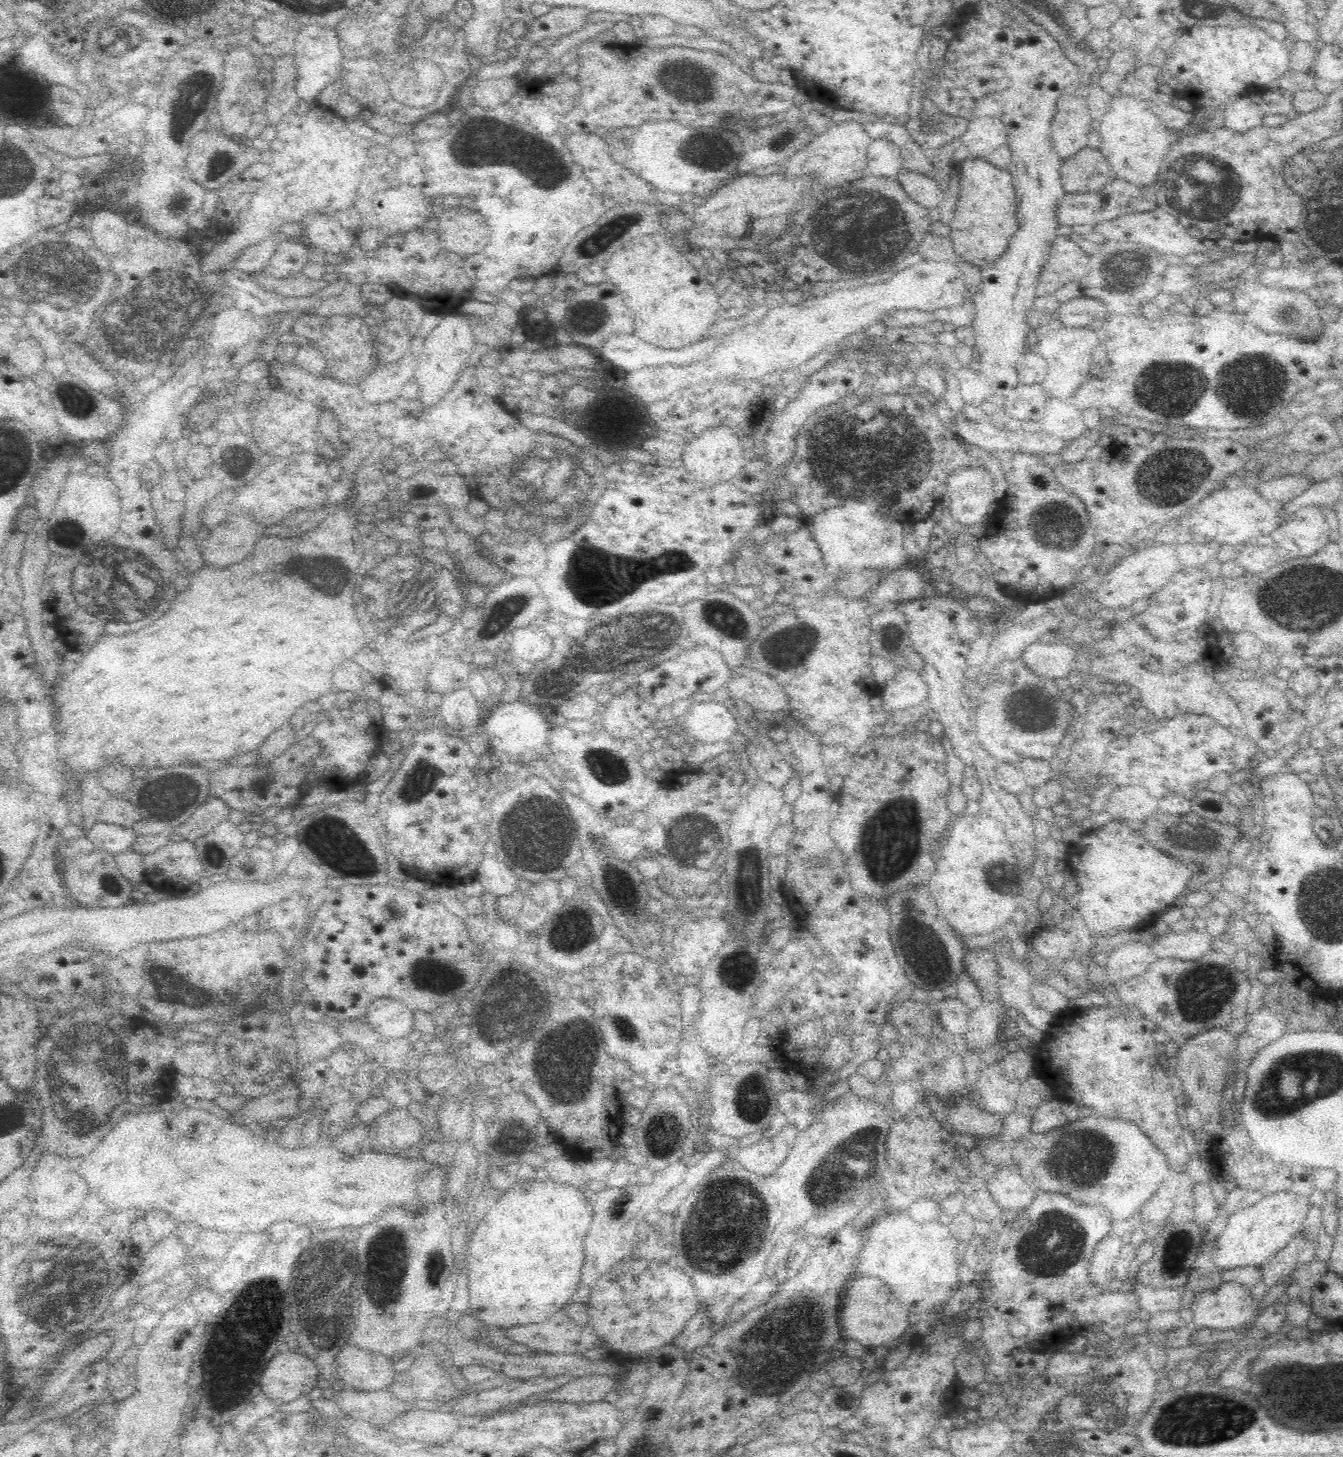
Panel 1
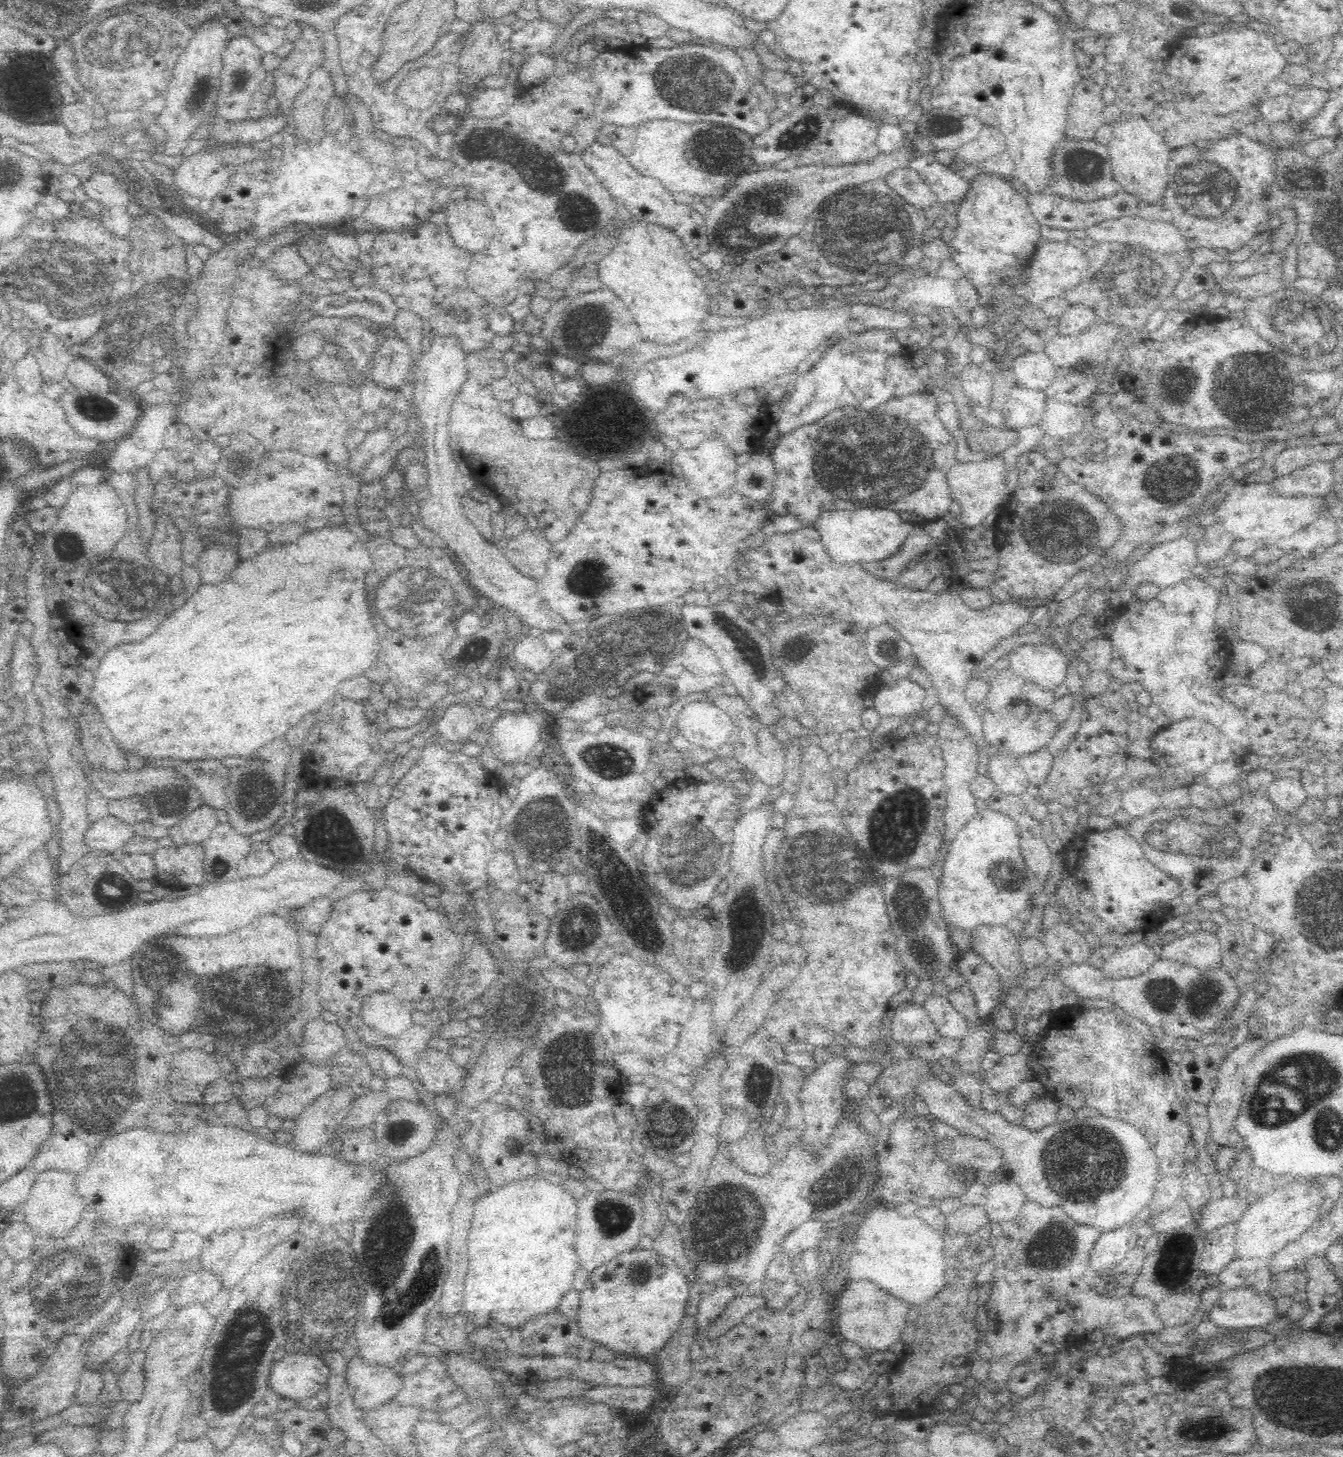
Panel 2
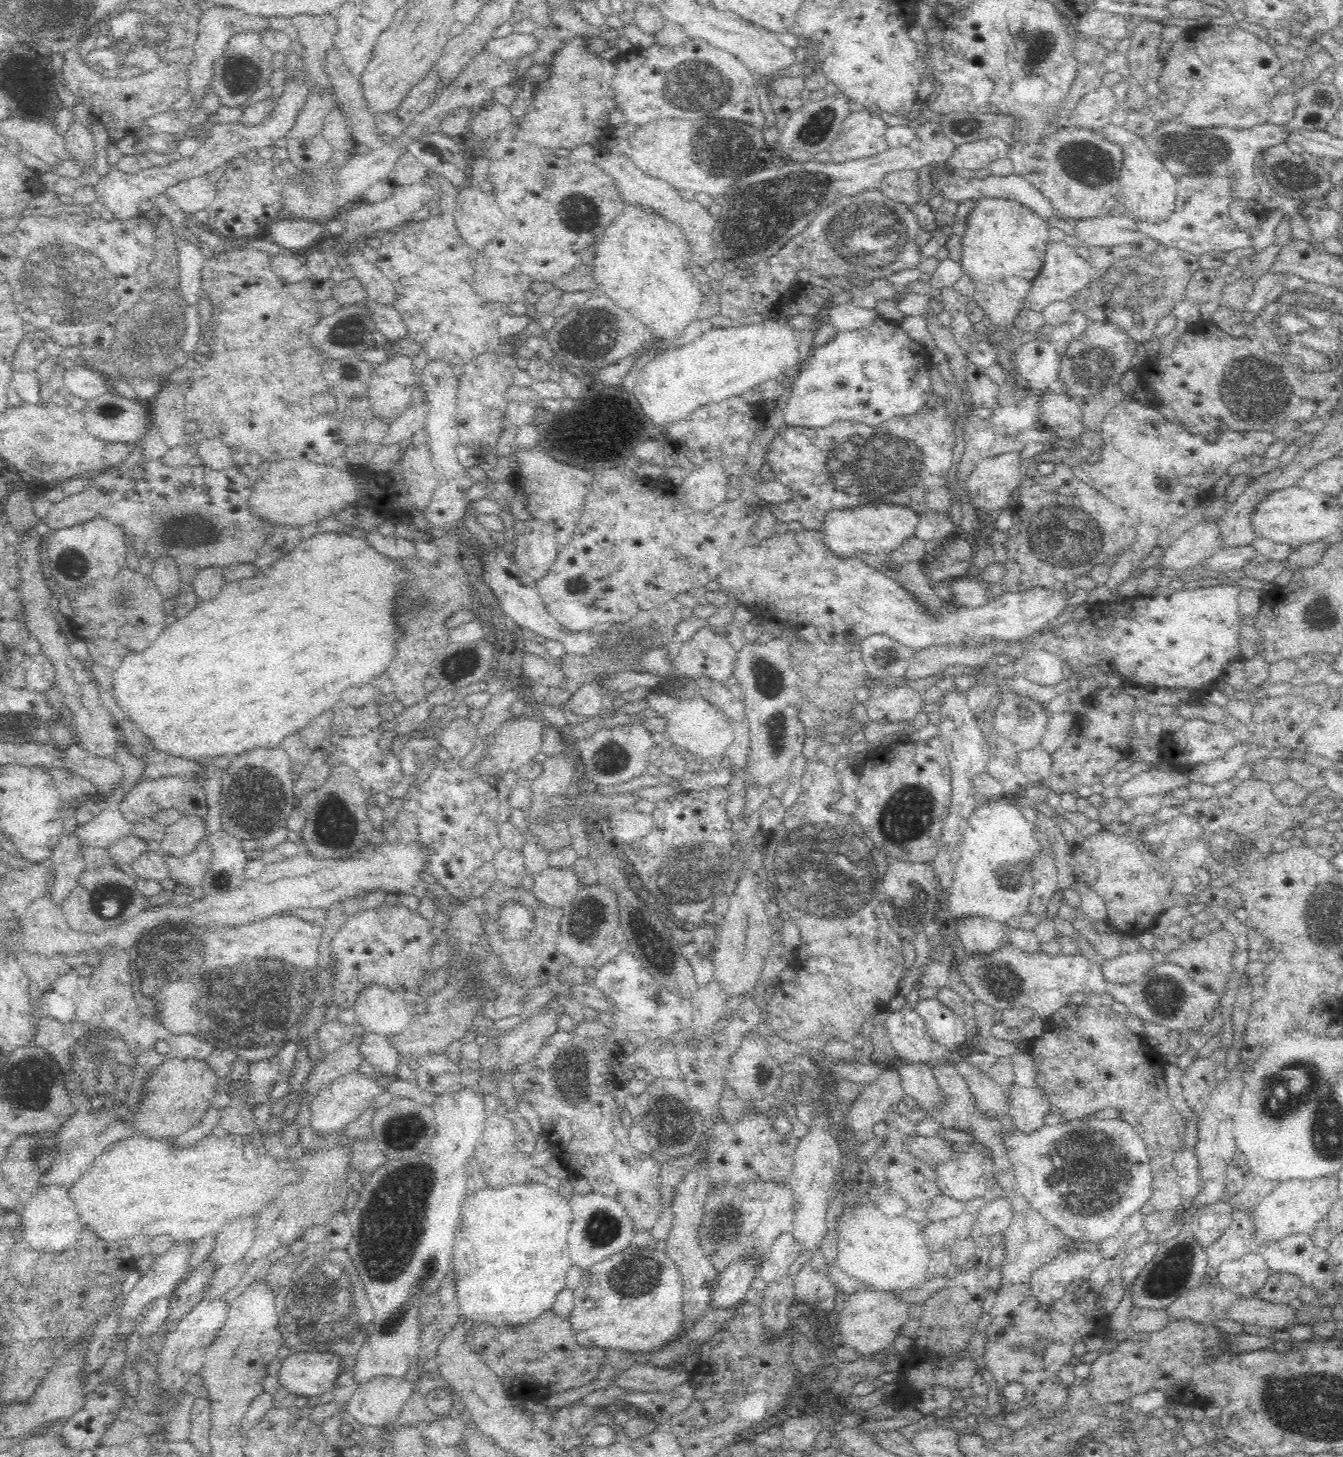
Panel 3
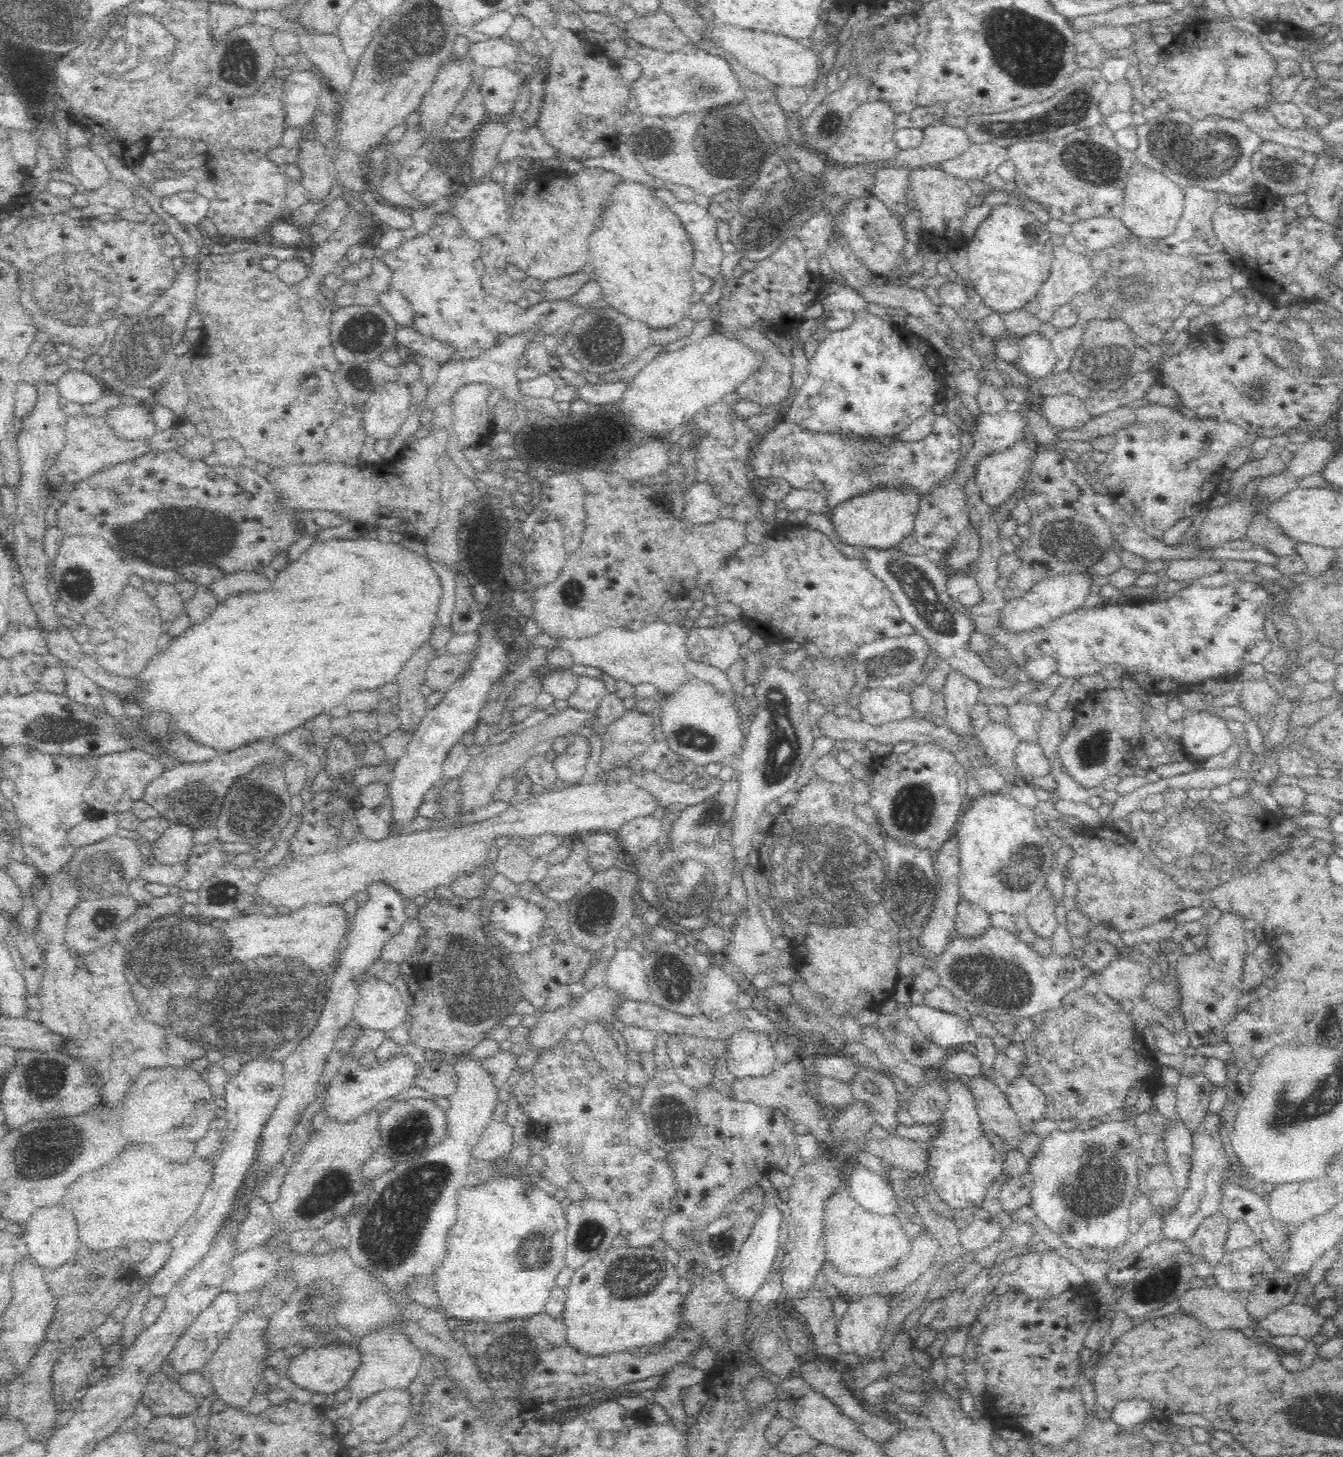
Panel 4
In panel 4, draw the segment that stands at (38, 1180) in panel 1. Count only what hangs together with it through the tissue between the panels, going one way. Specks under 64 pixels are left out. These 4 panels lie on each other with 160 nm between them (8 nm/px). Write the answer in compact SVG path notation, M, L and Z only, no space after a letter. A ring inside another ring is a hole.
M64 1204L42 1206L24 1224L24 1240L28 1244L30 1258L34 1258L38 1264L48 1266L48 1268L56 1268L56 1266L64 1264L78 1250L78 1224L76 1224L74 1212L70 1208L66 1208Z

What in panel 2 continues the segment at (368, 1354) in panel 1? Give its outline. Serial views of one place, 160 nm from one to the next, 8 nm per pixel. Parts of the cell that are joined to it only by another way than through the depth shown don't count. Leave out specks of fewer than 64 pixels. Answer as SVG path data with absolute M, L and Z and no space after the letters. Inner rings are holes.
M354 1356L346 1368L346 1384L360 1408L374 1408L396 1396L402 1388L400 1374L386 1364L370 1364Z

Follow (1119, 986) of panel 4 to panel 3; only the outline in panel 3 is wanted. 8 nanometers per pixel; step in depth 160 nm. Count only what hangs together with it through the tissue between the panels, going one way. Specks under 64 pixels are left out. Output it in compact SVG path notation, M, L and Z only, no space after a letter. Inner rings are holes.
M1141 948L1136 952L1121 953L1115 958L1104 959L1101 970L1109 982L1126 985L1142 980L1156 962L1152 953Z

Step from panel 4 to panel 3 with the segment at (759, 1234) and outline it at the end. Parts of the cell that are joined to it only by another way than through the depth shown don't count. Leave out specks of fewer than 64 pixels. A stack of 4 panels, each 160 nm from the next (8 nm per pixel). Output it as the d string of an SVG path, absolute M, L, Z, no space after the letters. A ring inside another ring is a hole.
M738 1261L727 1266L718 1275L718 1285L715 1285L709 1302L710 1310L731 1308L745 1301L750 1282L757 1273L754 1261Z

